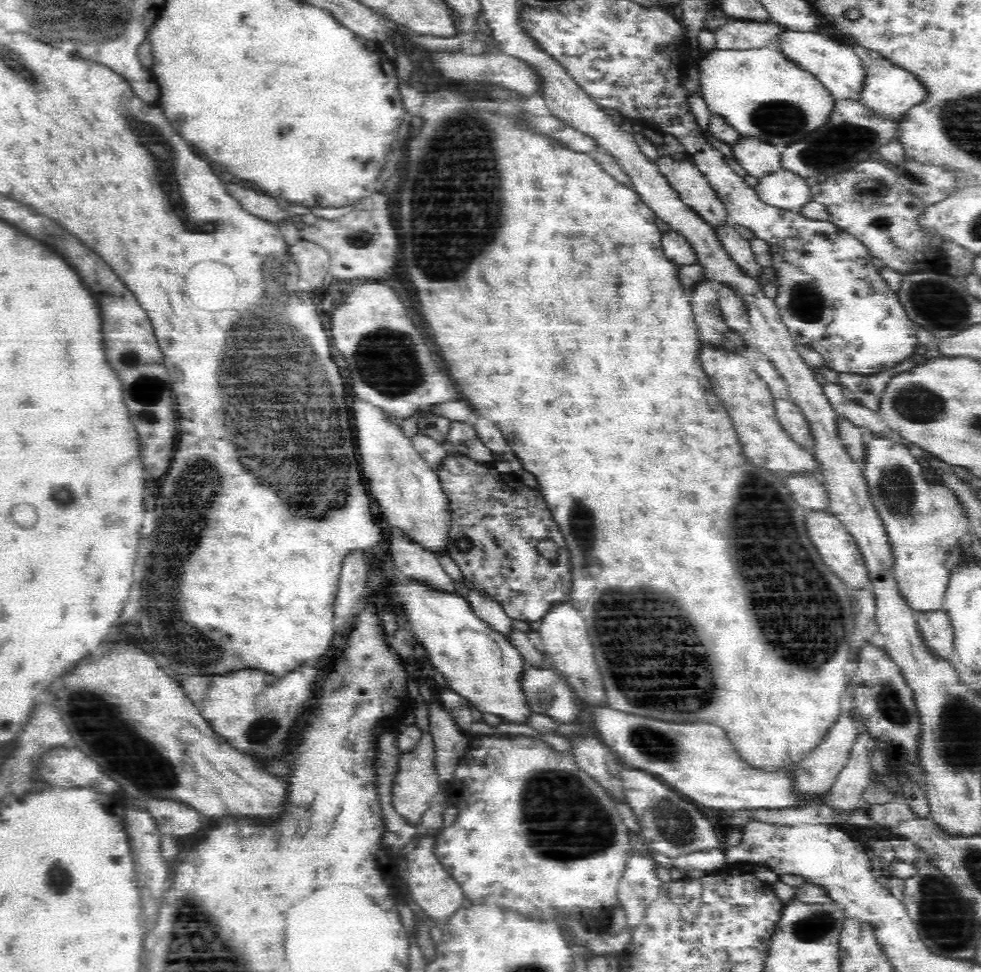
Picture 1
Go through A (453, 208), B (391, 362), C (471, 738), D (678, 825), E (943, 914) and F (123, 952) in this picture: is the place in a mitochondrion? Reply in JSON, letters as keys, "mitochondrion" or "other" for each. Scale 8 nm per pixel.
{"A":"mitochondrion","B":"mitochondrion","C":"other","D":"mitochondrion","E":"mitochondrion","F":"other"}

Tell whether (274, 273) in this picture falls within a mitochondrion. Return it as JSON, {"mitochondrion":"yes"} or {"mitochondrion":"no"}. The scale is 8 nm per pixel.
{"mitochondrion":"yes"}

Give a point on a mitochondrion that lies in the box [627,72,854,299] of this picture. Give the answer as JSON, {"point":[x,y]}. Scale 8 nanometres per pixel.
{"point":[781,119]}

